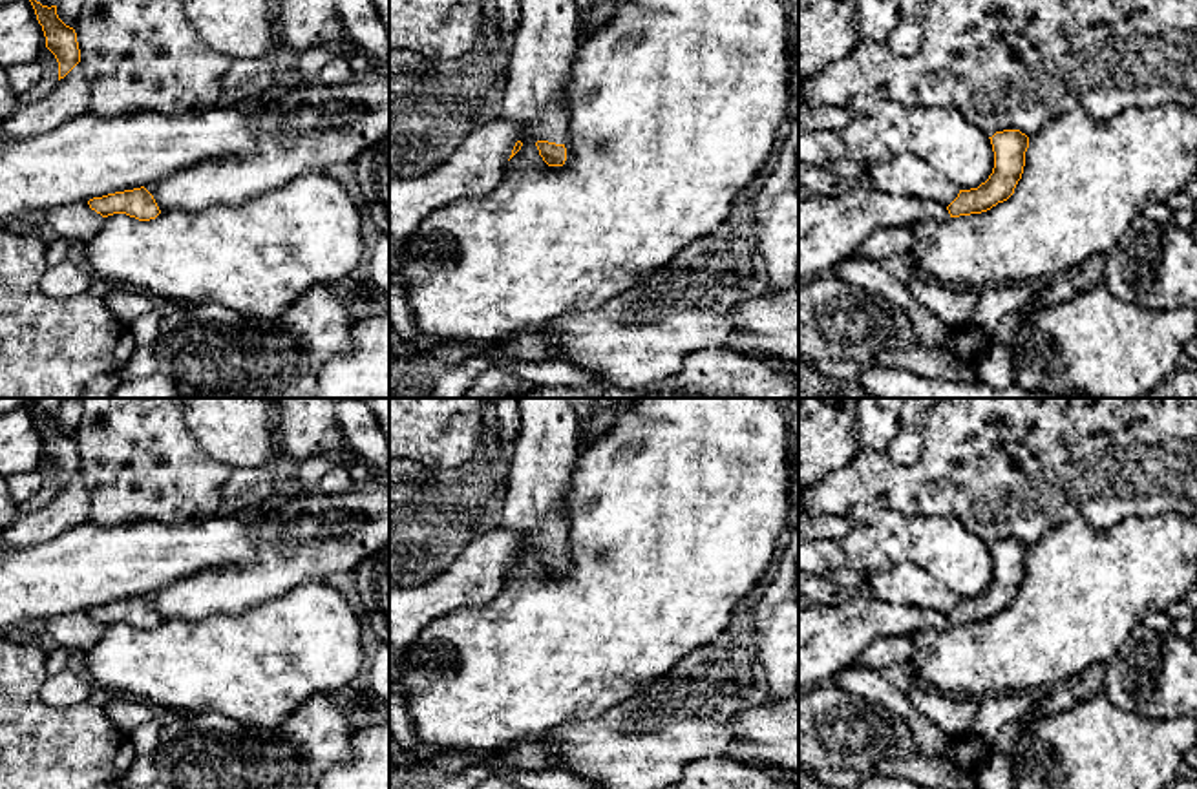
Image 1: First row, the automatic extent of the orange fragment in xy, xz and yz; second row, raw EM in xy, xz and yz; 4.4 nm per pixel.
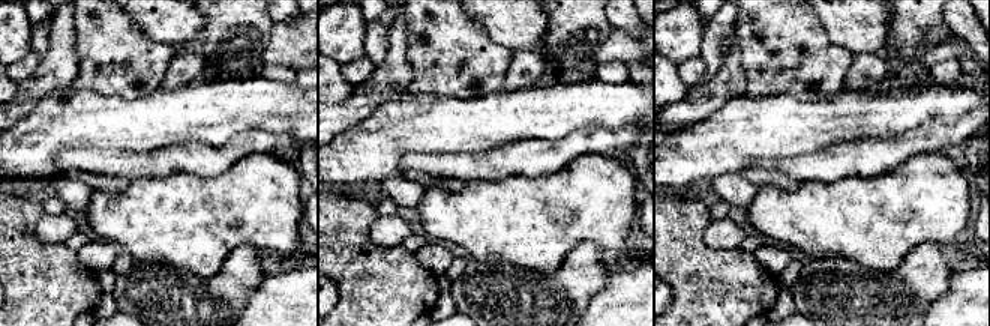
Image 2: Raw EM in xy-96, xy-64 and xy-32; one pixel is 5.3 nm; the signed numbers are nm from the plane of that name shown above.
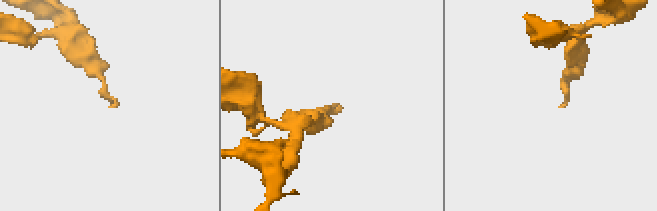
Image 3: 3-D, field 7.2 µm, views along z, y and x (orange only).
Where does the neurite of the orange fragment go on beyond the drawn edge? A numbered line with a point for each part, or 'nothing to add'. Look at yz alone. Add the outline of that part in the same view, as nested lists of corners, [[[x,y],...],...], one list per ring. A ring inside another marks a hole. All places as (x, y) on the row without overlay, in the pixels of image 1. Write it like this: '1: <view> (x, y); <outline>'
1: yz (830, 638); [[[846,594],[832,606],[799,610],[799,690],[830,681],[877,639],[943,632],[947,615],[906,605],[888,605],[874,594]]]

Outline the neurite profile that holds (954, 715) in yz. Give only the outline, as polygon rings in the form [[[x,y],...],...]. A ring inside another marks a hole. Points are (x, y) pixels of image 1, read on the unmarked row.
[[[910,687],[903,694],[916,710],[950,738],[974,729],[980,707],[978,698],[943,694],[936,689],[927,692],[916,687]]]

